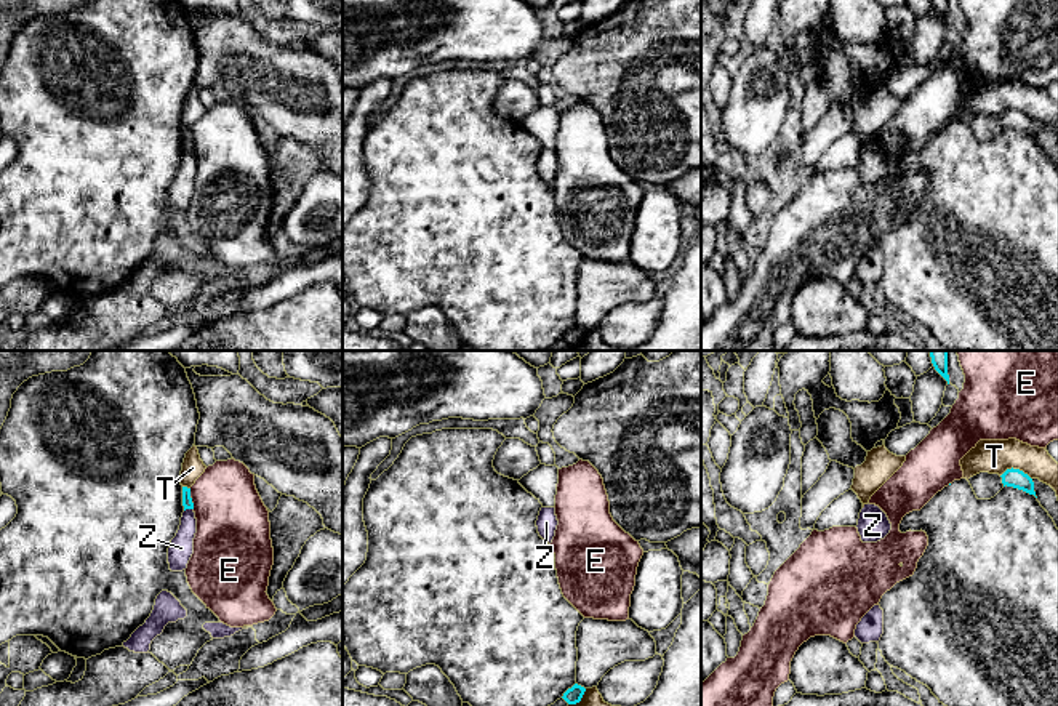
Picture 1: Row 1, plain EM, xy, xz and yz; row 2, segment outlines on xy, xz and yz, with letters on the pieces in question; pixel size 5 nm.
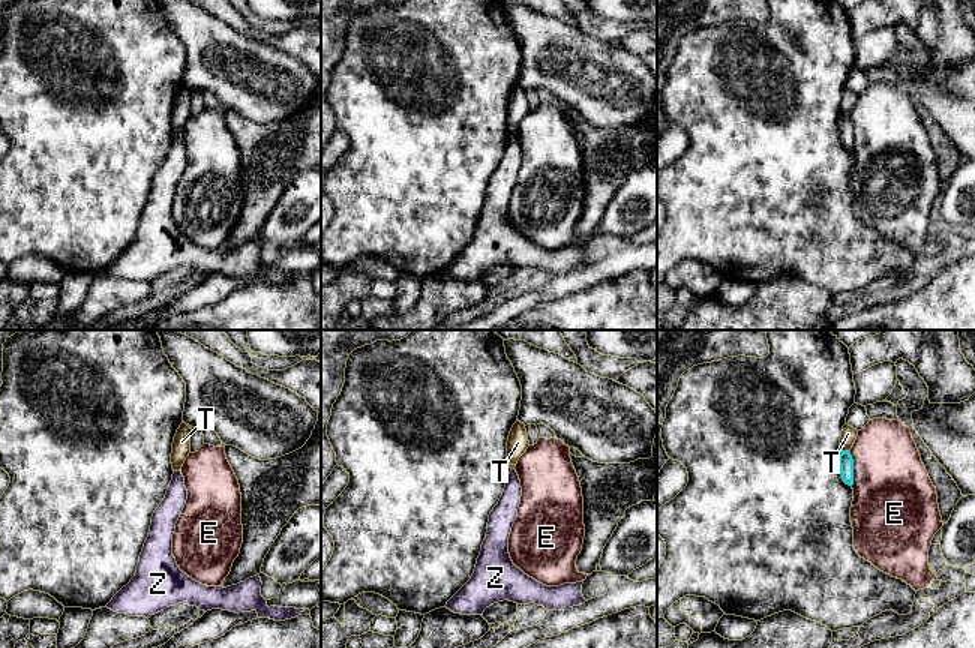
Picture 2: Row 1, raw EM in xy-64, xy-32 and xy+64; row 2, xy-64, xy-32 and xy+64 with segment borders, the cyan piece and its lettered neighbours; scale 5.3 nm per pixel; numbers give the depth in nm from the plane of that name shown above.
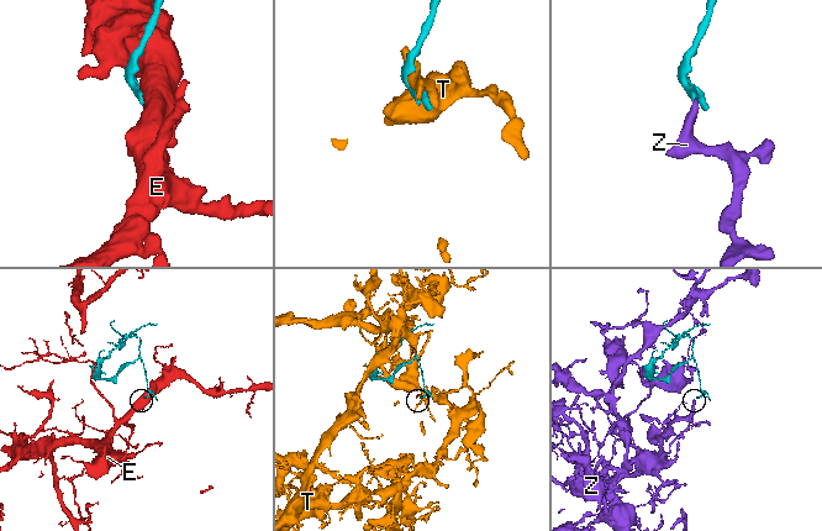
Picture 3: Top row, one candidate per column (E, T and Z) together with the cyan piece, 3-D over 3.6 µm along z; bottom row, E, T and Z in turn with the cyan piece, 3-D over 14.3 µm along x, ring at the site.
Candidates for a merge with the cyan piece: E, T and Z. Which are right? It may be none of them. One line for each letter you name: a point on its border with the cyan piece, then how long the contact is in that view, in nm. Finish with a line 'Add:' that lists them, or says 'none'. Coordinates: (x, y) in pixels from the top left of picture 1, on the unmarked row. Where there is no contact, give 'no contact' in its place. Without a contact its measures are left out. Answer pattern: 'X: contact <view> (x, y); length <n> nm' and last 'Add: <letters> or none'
Add: none

